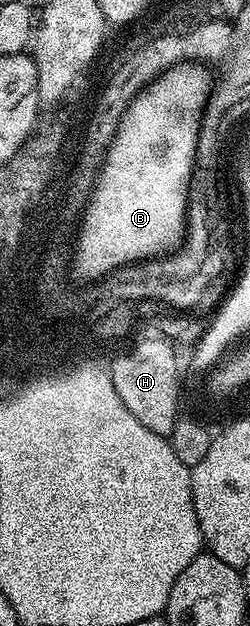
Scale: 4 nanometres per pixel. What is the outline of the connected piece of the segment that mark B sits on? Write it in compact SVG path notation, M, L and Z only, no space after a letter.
M199 62L183 64L170 74L149 82L129 105L103 157L103 166L99 170L94 190L79 220L74 259L100 263L100 267L109 272L123 268L125 264L163 256L181 242L185 234L189 186L193 179L201 116L208 103L208 96L214 90L213 74L211 77L207 70L209 68Z

